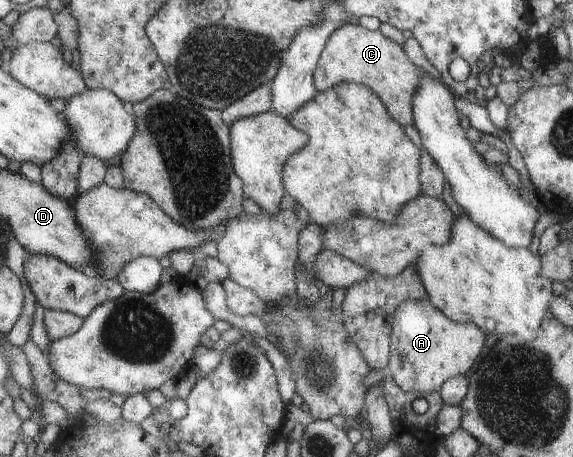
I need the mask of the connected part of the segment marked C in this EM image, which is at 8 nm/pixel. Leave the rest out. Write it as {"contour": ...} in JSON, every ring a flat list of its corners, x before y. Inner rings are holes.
{"contour":[[343,23,326,40,313,72,314,87,319,90,337,83,367,85,380,97,387,112,400,125,412,125,411,99,418,88,415,67,399,44,385,38,379,29,370,31,358,24]]}

